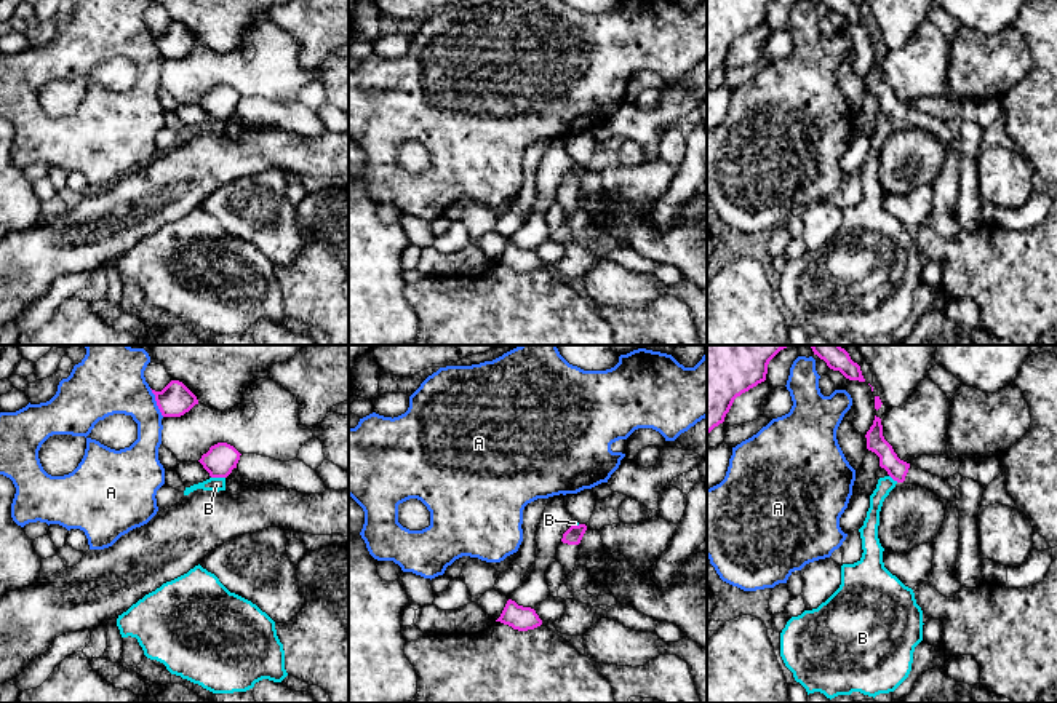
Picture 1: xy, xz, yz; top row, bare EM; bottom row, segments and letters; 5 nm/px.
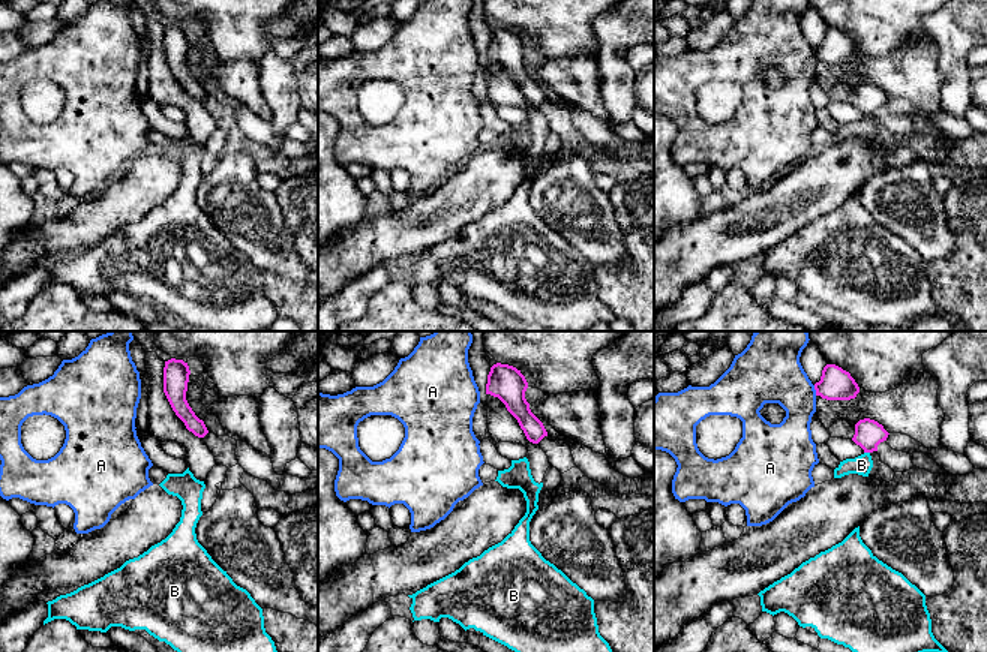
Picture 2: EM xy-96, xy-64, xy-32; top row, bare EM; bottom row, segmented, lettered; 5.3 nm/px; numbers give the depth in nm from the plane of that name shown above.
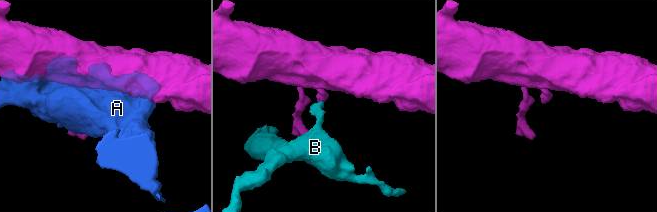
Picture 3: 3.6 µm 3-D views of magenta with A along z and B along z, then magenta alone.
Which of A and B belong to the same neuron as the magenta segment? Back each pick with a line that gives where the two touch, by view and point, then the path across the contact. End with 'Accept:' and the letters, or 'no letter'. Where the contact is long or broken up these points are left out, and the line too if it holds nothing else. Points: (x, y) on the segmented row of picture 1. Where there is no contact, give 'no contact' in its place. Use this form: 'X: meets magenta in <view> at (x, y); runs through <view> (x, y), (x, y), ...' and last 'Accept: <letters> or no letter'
Accept: no letter

